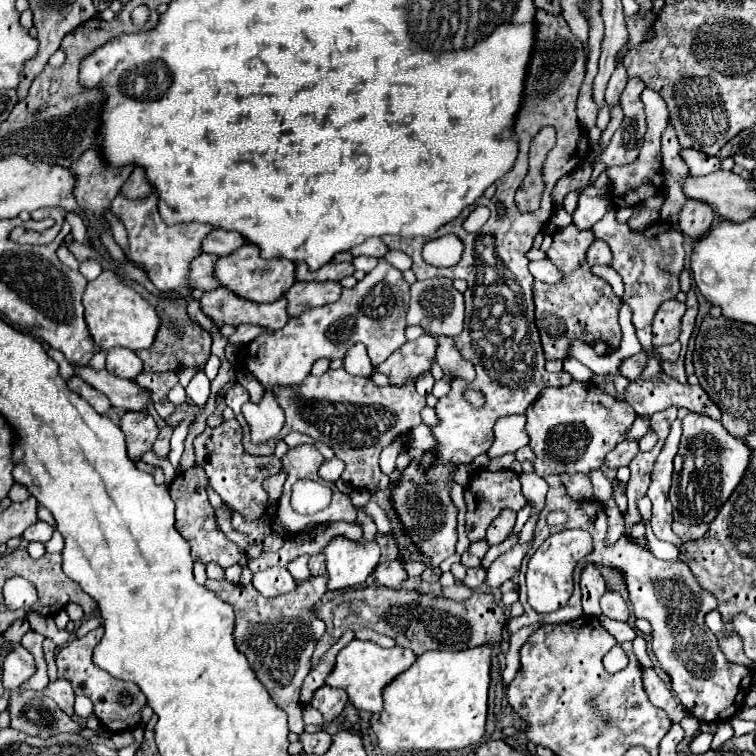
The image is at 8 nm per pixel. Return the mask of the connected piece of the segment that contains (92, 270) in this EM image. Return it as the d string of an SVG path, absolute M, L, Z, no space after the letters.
M87 260L80 264L79 271L83 276L85 276L85 278L87 278L88 281L91 281L101 274L102 267L95 261Z

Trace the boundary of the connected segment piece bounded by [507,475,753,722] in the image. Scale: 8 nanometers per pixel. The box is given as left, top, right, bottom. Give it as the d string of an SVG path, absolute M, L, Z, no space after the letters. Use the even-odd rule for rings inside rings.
M551 475L544 479L549 485L545 508L541 512L533 542L522 560L518 574L519 600L525 608L525 614L509 620L509 626L507 626L509 634L517 632L521 626L527 626L533 622L551 624L551 622L569 622L569 620L579 618L583 614L580 579L584 565L588 563L609 564L613 568L623 570L627 590L629 590L629 600L633 604L635 616L651 622L651 626L653 626L653 654L659 660L661 668L669 674L671 688L677 694L679 702L685 706L685 710L701 722L723 722L723 720L733 718L741 710L743 700L745 700L747 692L751 690L753 670L745 668L743 664L727 662L727 658L723 656L723 652L717 646L715 636L705 626L703 618L711 608L715 608L715 598L697 584L695 576L691 574L689 568L685 568L685 564L681 560L675 560L675 562L659 560L649 550L645 550L637 544L631 544L629 538L621 538L615 544L605 544L603 540L605 540L605 532L607 532L607 516L605 516L603 504L599 504L597 500L595 502L575 502L573 498L567 496L567 490L559 476ZM553 510L565 512L567 522L561 526L548 525L547 516ZM565 529L587 530L593 536L593 552L585 557L585 560L580 561L574 569L574 591L569 602L556 612L537 614L527 602L525 581L527 564L531 556L549 536Z

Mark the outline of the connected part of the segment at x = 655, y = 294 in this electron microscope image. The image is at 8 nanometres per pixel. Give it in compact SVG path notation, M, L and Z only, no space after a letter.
M609 210L595 226L593 234L599 240L605 240L613 252L611 268L623 278L625 294L623 302L627 302L633 310L635 328L647 328L653 322L657 308L677 296L679 292L679 274L685 268L685 250L683 250L683 234L673 228L669 222L655 222L645 230L631 230L627 224L619 224L615 220L615 210Z

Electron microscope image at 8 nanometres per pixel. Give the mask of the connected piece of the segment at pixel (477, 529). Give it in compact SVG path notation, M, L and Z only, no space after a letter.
M477 468L473 472L473 476L469 478L467 486L465 486L465 506L467 506L467 514L465 514L465 530L467 530L467 538L469 540L479 540L485 536L487 526L491 524L491 520L499 514L501 508L511 508L515 512L519 512L525 504L525 498L521 494L521 482L519 476L513 470L499 470L499 472L489 472L487 468Z

